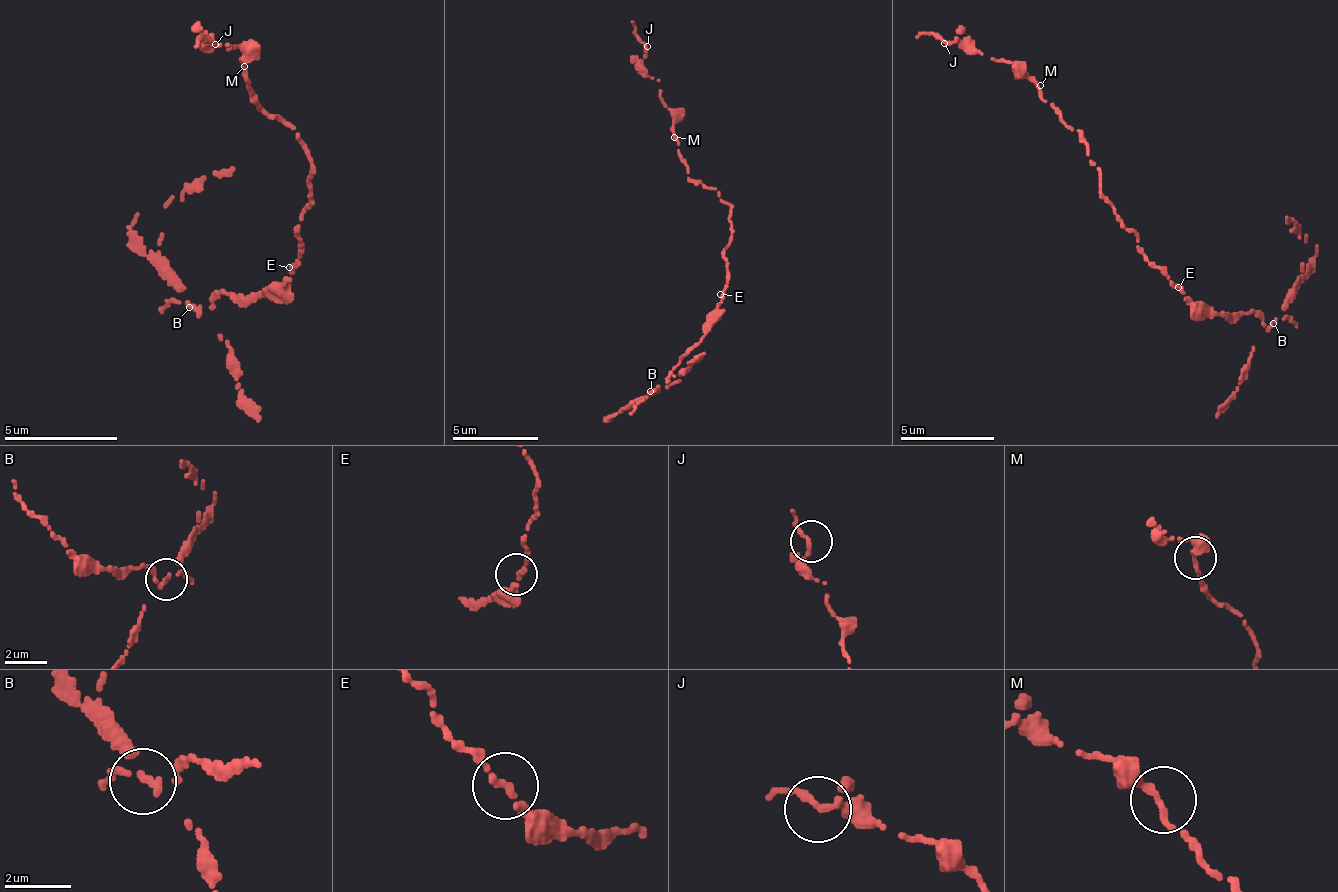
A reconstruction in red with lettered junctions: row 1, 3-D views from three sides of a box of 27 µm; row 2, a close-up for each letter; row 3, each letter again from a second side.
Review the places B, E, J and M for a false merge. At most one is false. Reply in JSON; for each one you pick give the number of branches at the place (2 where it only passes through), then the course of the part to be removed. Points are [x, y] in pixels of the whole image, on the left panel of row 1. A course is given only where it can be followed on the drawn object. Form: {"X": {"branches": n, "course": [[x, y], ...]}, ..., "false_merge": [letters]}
{"B": {"branches": 3, "course": [[187, 306], [158, 250], [163, 208], [232, 169]]}, "false_merge": ["B"]}

